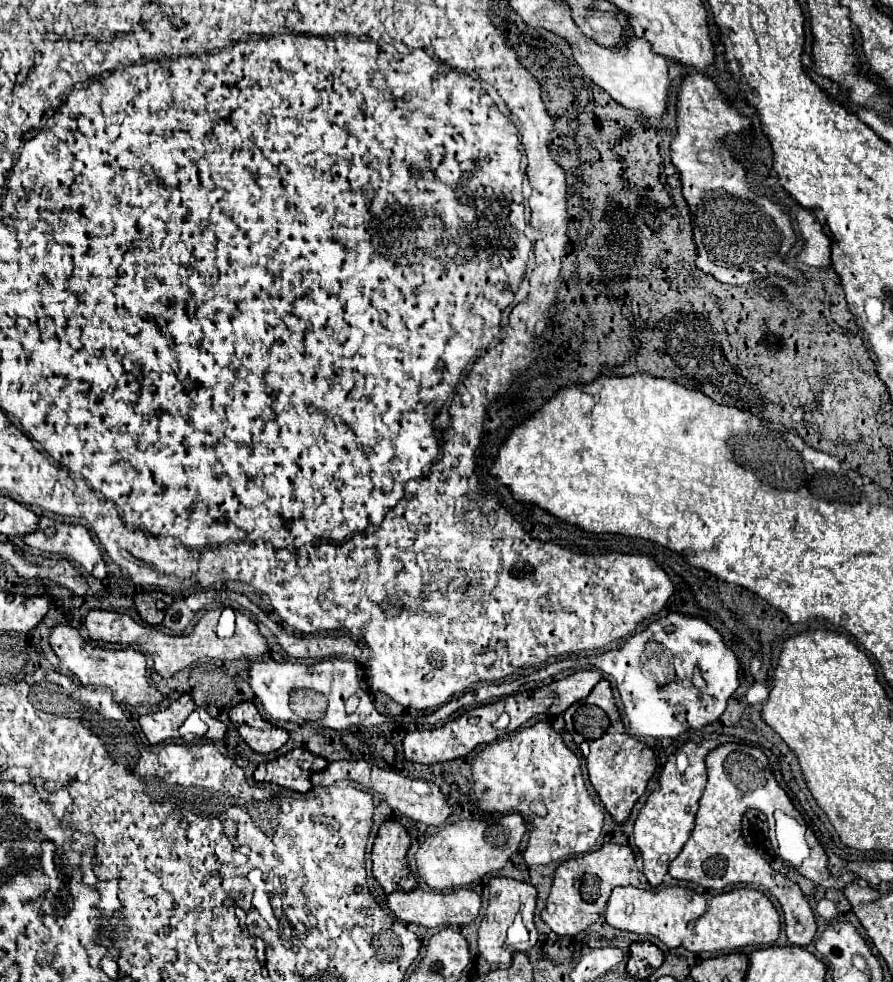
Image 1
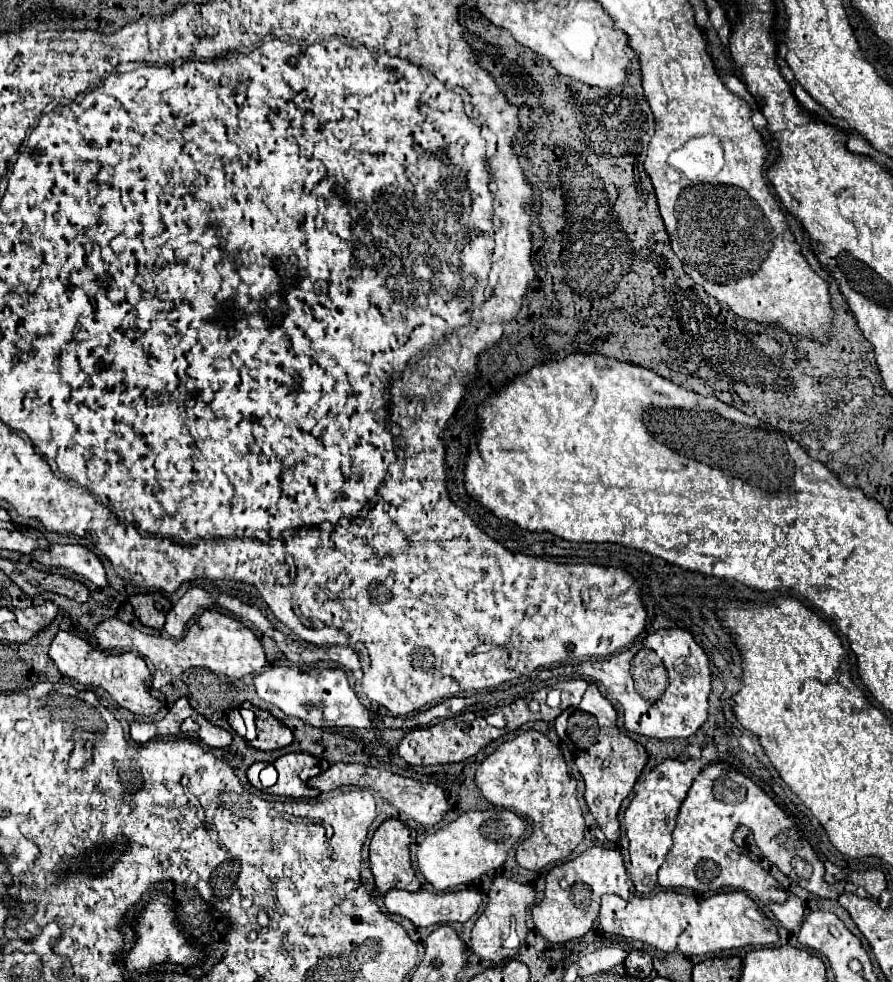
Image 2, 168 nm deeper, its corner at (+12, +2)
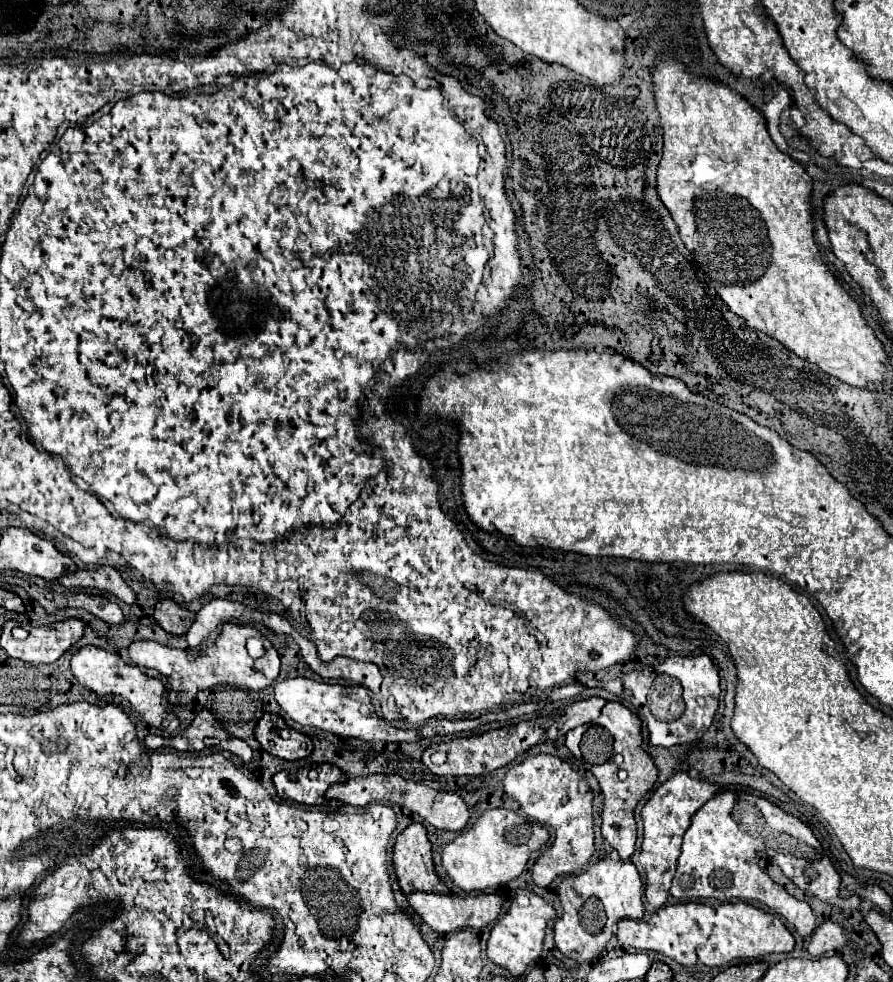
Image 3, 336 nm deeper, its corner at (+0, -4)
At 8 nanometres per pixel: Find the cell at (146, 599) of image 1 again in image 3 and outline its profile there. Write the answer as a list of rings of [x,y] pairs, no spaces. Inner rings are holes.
[[[165,598],[165,600],[157,602],[157,606],[155,606],[155,620],[159,622],[159,626],[165,632],[183,636],[191,628],[191,622],[195,620],[195,614],[181,608],[175,600]]]

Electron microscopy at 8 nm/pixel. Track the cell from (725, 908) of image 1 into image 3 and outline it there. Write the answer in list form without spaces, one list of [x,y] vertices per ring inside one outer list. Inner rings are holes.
[[[745,902],[721,904],[717,908],[715,922],[717,924],[707,944],[697,950],[699,962],[705,966],[723,966],[735,958],[761,958],[765,954],[775,954],[775,952],[789,954],[795,948],[793,934],[785,928],[785,924],[779,918]]]

